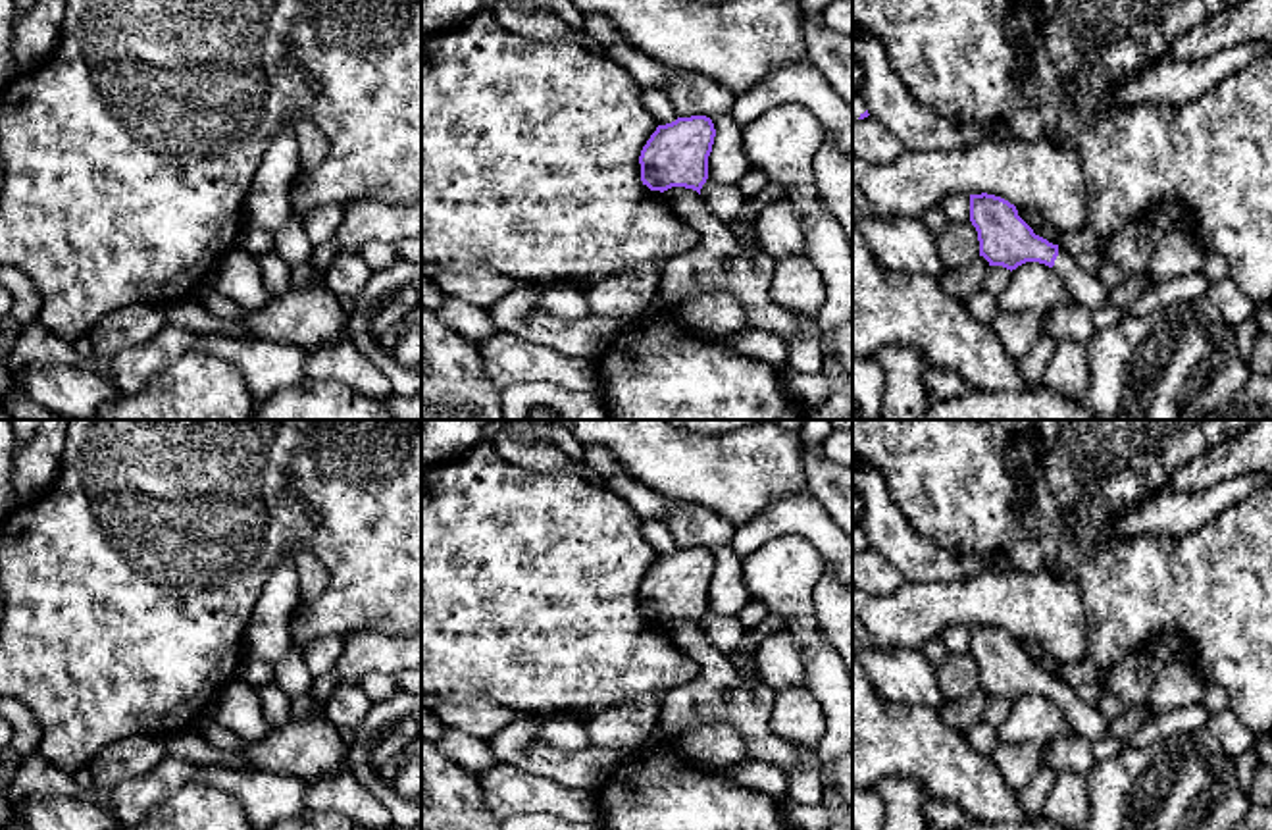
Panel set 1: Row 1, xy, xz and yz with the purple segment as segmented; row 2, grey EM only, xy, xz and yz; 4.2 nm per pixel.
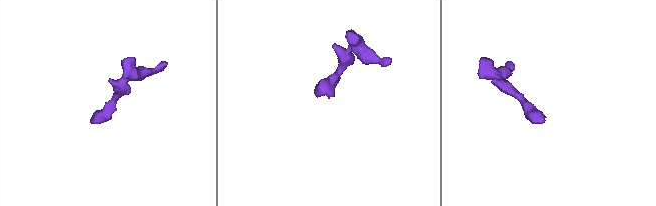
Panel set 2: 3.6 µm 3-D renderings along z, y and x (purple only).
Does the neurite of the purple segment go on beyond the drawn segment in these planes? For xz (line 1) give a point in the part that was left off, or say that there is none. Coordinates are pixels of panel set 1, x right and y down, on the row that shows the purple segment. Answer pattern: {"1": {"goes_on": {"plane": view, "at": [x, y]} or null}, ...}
{"1": {"goes_on": null}}

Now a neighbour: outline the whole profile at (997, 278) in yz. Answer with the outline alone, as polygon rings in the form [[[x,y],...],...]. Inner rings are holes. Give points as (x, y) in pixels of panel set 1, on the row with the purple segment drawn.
[[[989,266],[981,291],[997,297],[999,293],[1006,289],[1008,281],[1010,281],[1010,270],[1003,266]]]

